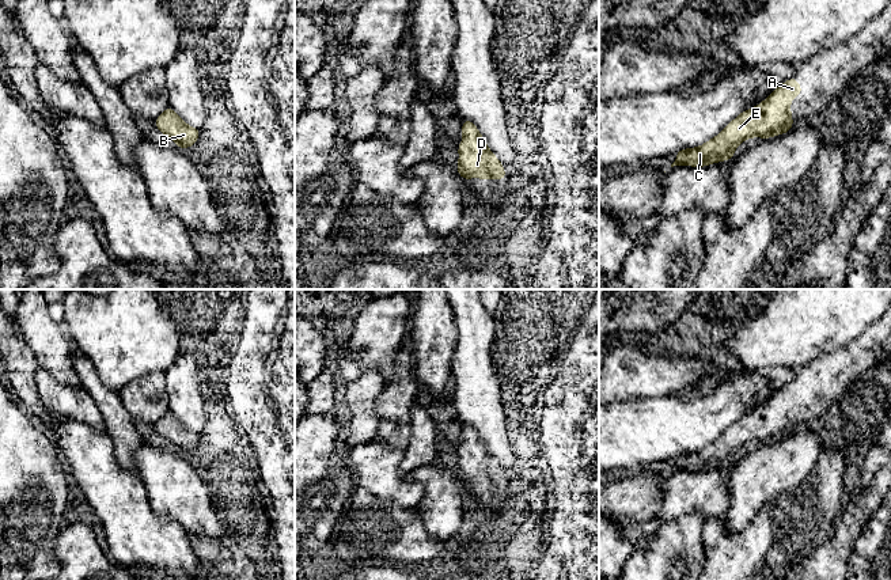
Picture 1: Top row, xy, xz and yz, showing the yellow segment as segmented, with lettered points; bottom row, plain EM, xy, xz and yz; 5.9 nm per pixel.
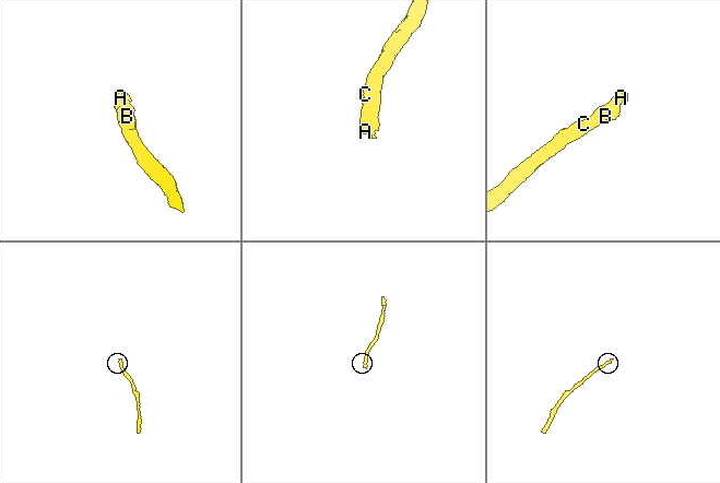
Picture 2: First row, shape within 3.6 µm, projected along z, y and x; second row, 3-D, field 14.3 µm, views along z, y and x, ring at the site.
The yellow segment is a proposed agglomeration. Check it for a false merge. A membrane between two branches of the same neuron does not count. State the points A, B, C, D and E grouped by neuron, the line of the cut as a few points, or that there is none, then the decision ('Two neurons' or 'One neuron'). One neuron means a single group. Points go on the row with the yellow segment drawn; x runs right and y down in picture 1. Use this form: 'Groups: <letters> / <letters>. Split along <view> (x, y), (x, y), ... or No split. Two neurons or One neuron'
Groups: A B C D E. No split. One neuron

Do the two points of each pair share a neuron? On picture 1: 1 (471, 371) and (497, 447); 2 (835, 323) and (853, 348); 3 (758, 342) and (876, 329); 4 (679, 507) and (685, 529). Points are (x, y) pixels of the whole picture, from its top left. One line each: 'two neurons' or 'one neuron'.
1: one neuron
2: two neurons
3: two neurons
4: two neurons

